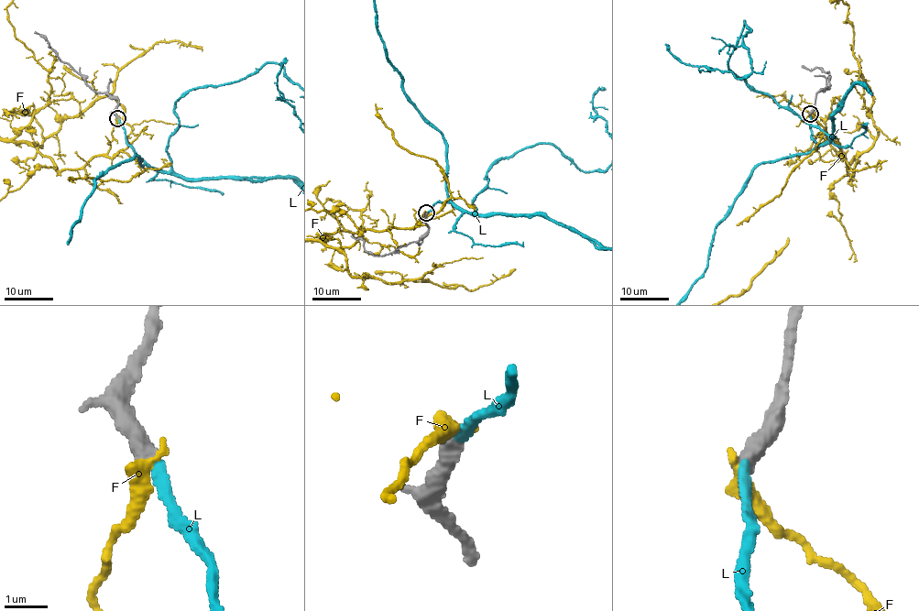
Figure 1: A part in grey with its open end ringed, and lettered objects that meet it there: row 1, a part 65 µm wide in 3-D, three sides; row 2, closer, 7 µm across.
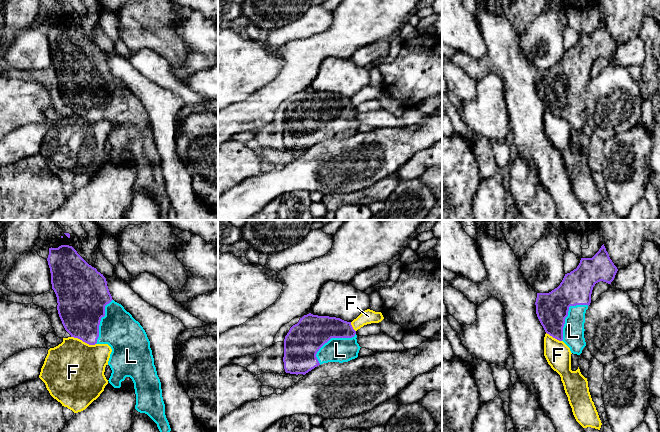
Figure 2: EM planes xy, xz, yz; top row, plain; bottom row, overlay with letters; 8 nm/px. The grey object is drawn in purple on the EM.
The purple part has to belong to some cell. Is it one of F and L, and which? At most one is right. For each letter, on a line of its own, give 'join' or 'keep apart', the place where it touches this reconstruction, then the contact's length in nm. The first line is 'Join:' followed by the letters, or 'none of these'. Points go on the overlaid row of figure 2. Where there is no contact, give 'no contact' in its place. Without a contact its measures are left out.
Join: L
F: keep apart; meets purple in xy at (83, 341); contact 220 nm long
L: join; meets purple in xz at (330, 338); contact 380 nm long

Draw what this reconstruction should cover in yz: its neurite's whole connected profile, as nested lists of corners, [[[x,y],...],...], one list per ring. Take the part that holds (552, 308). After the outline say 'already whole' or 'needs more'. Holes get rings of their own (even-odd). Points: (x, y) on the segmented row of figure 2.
[[[604,244],[592,258],[581,258],[579,265],[570,273],[565,274],[560,285],[549,293],[537,293],[536,298],[536,314],[543,326],[545,332],[553,338],[563,341],[569,348],[571,353],[580,355],[586,346],[584,338],[585,313],[591,303],[591,294],[596,283],[603,281],[608,284],[614,280],[618,269],[609,257]]]; needs more

